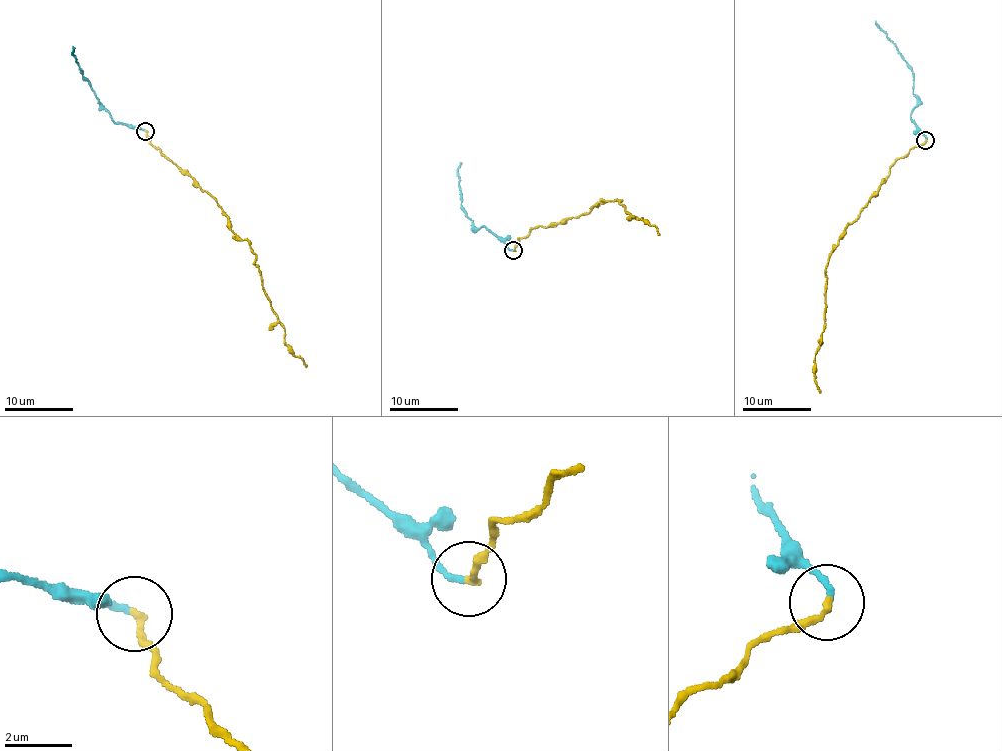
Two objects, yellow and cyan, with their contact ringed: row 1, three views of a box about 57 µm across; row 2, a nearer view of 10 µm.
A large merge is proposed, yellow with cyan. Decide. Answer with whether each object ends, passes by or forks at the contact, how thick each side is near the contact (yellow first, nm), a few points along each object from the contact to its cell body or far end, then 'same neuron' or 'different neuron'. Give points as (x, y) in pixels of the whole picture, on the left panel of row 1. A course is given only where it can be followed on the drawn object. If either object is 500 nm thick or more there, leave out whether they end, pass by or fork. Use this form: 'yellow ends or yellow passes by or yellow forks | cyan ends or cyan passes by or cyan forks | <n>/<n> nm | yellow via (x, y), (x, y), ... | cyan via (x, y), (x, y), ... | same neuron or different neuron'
yellow ends | cyan ends | 220/180 nm | yellow via (145, 130), (164, 155), (211, 193), (231, 229), (249, 243), (263, 291), (284, 330), (284, 343), (307, 366) | cyan via (145, 130), (112, 120), (82, 74), (72, 53), (73, 46) | different neuron

